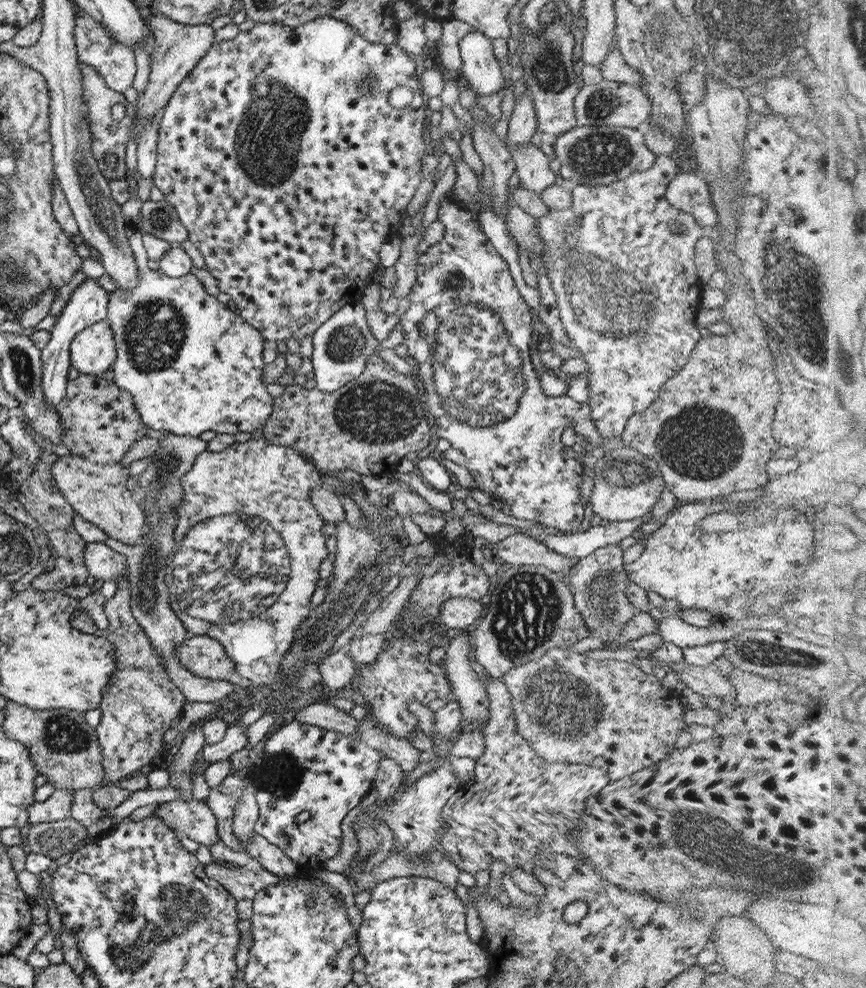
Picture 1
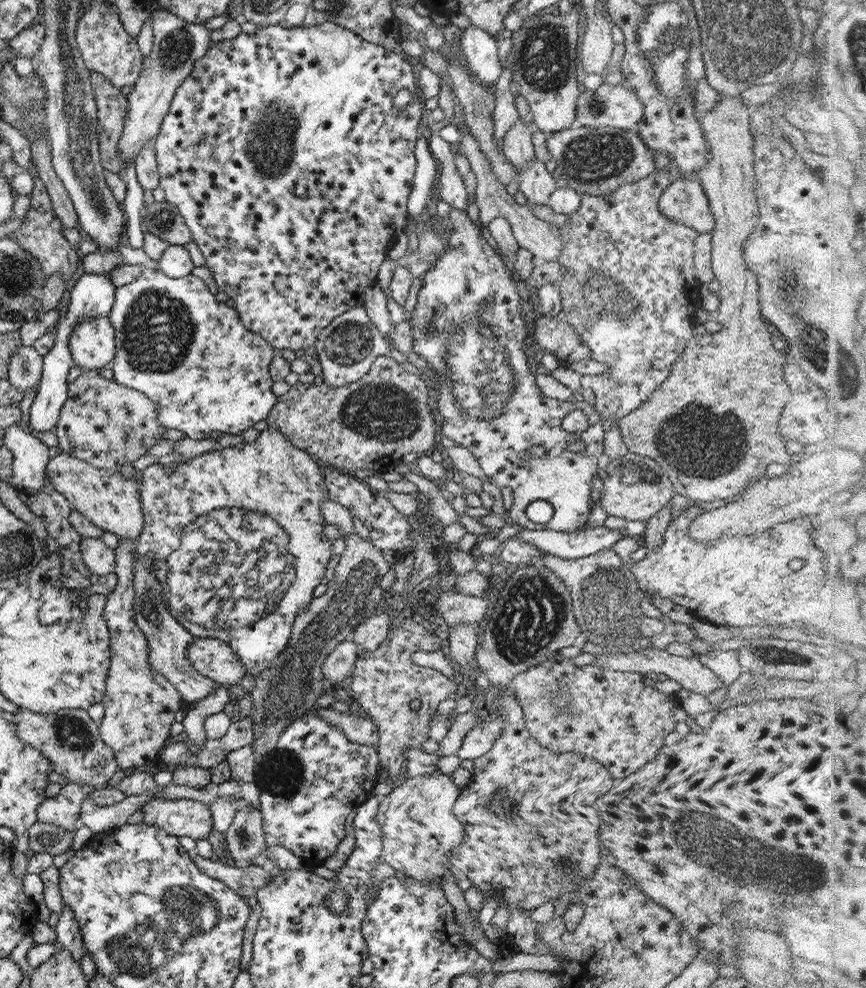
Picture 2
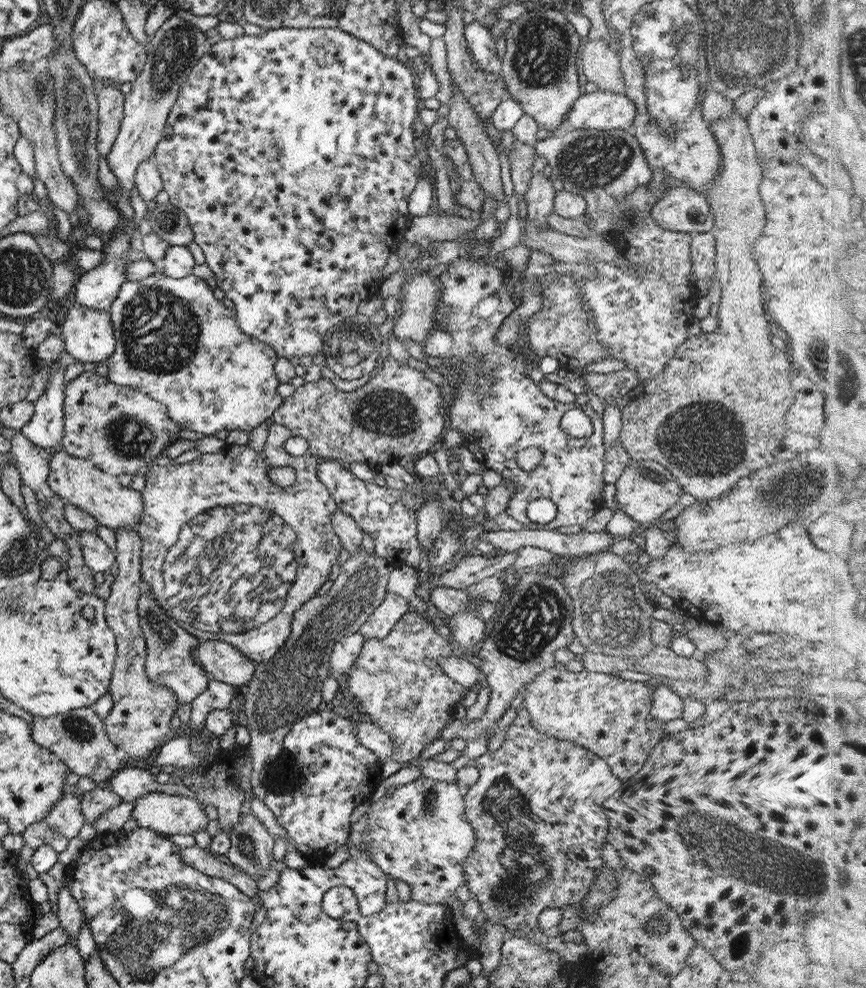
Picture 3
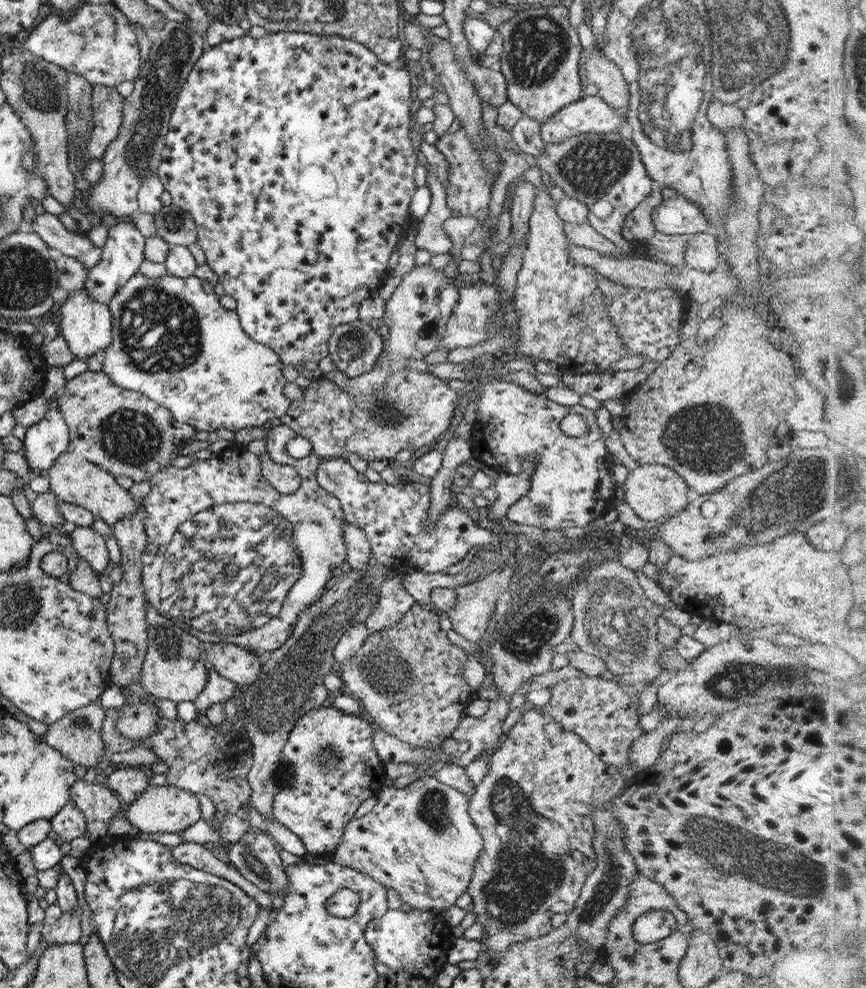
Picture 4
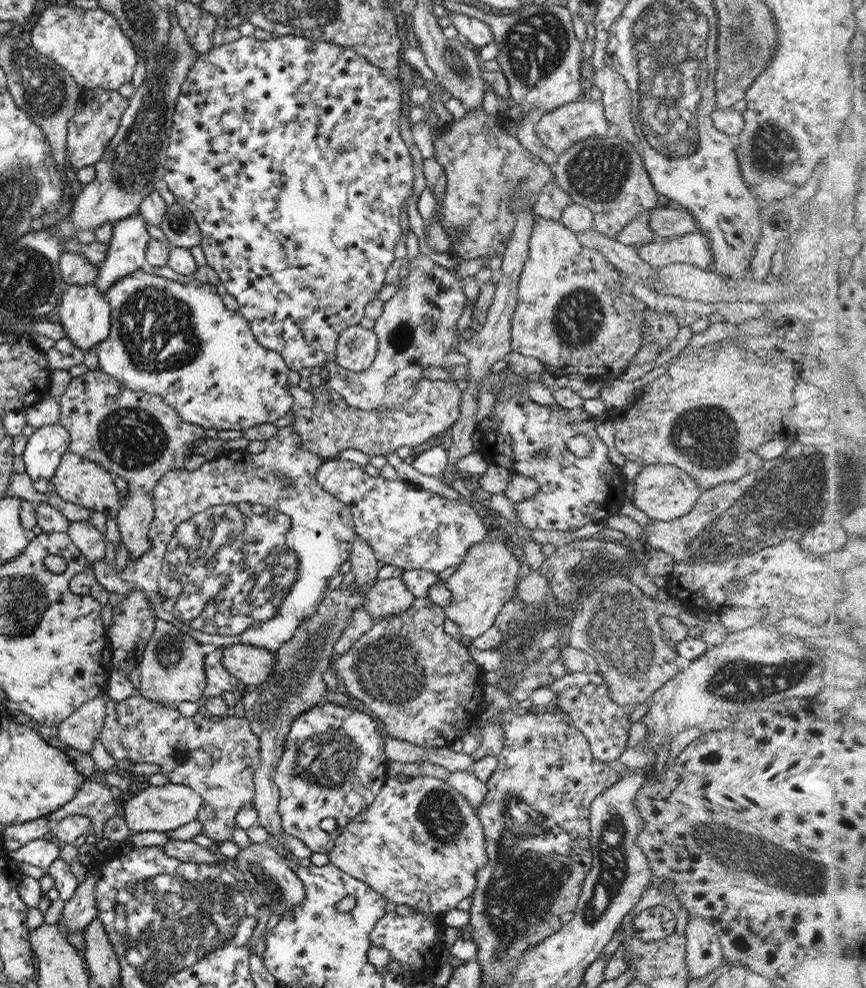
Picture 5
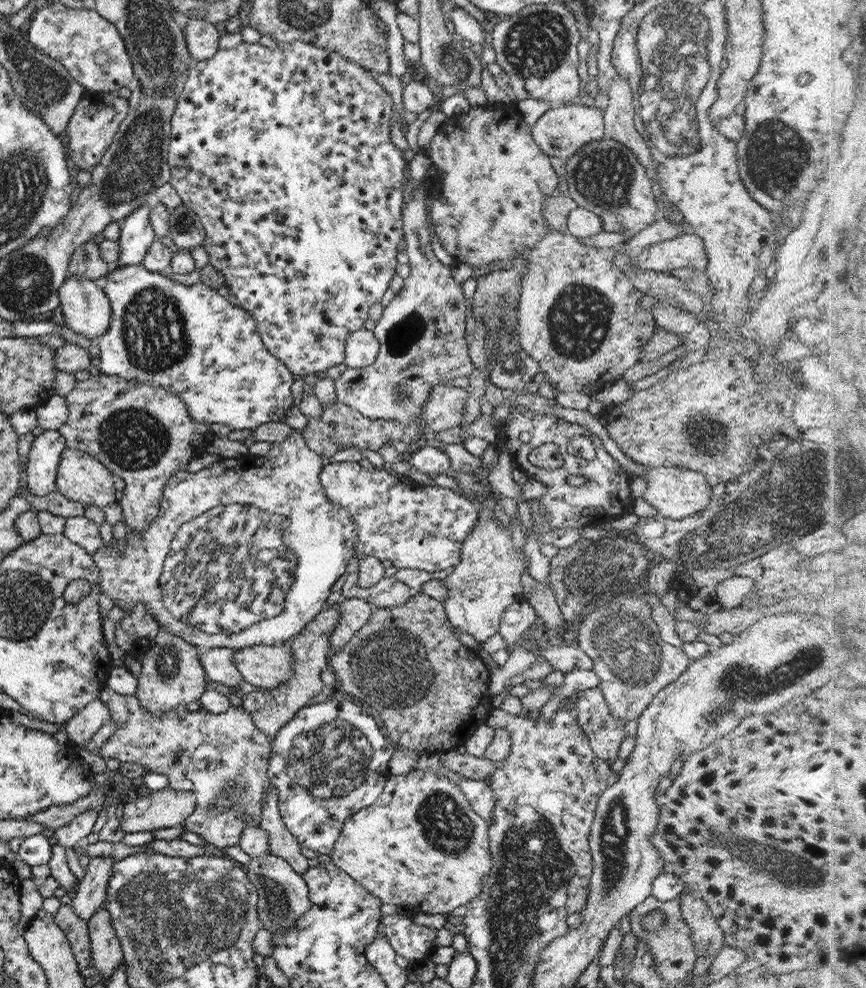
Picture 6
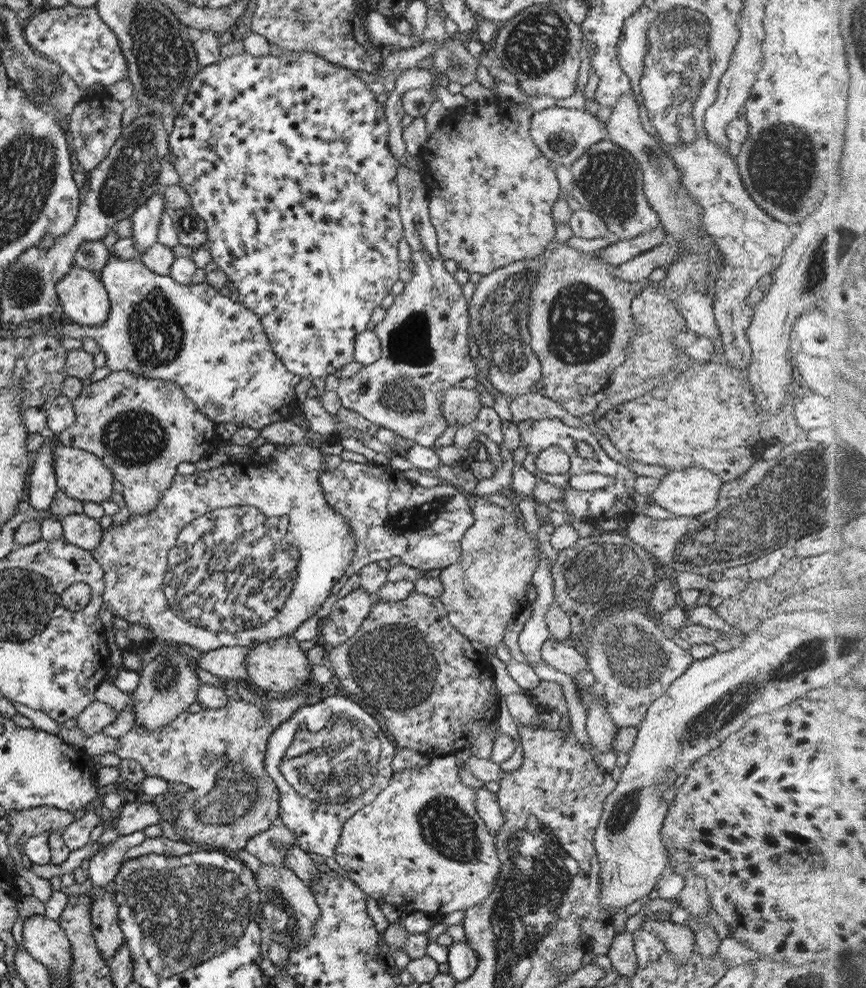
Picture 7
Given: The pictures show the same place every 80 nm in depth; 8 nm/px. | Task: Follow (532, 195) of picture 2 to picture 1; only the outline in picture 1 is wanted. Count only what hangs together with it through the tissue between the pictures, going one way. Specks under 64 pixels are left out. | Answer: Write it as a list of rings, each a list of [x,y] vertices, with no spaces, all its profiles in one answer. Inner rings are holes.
[[[530,142],[525,146],[516,146],[509,150],[514,160],[518,182],[523,188],[539,196],[548,186],[555,182],[555,173],[549,169],[550,156],[537,149]]]

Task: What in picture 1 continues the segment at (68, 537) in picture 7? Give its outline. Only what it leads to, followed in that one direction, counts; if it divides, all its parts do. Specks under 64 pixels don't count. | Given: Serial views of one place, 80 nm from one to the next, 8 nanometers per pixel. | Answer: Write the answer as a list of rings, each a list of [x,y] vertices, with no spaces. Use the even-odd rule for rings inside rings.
[[[85,543],[82,553],[84,565],[95,580],[113,580],[117,584],[119,577],[126,576],[126,562],[123,555],[109,549],[105,543]]]

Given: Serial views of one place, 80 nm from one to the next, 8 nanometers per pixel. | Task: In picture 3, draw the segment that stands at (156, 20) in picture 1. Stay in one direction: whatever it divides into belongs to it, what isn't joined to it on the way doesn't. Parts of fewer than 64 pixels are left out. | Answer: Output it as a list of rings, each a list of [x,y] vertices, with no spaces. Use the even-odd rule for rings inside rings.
[[[173,13],[161,24],[153,36],[144,44],[145,62],[137,78],[131,83],[129,92],[124,95],[122,119],[118,133],[106,154],[105,159],[110,171],[116,178],[115,192],[108,191],[117,212],[125,219],[132,219],[133,210],[129,206],[129,193],[134,187],[134,176],[138,164],[152,159],[155,147],[163,136],[164,124],[175,102],[179,87],[187,78],[193,65],[208,52],[209,44],[205,35],[197,27],[179,19]]]

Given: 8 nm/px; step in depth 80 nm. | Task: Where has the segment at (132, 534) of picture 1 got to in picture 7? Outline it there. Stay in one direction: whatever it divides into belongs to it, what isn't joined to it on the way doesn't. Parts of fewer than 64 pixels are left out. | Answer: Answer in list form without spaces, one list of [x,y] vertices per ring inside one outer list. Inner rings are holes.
[[[59,444],[53,449],[51,462],[56,489],[65,494],[65,496],[98,504],[103,500],[109,500],[112,493],[111,483],[114,479],[111,472],[95,455],[78,448]]]

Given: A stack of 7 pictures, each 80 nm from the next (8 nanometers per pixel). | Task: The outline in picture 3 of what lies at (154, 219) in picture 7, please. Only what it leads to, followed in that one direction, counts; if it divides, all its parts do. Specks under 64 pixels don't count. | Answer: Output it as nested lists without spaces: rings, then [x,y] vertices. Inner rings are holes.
[[[115,230],[102,247],[105,262],[84,272],[74,284],[74,302],[95,310],[108,310],[125,279],[127,252],[138,247],[137,242],[123,230]]]

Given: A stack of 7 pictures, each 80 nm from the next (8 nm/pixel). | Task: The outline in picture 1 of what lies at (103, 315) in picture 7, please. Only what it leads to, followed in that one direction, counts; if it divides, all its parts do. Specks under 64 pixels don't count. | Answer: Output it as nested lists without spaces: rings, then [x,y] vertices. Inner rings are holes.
[[[106,319],[77,333],[69,346],[70,361],[81,375],[101,376],[116,357],[113,336]]]

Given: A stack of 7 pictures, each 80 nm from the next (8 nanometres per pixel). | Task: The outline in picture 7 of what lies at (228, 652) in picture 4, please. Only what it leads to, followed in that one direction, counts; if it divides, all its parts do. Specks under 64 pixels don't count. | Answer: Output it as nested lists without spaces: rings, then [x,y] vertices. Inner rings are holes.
[[[282,636],[254,645],[245,657],[247,680],[245,684],[252,688],[263,689],[272,695],[293,693],[295,689],[303,687],[312,673],[305,653],[297,645],[292,636]]]

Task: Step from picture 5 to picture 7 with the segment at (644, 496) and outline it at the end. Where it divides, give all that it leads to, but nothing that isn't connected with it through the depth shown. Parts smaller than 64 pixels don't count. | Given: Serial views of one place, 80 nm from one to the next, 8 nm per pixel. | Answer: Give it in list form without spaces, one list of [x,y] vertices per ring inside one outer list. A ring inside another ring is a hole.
[[[697,466],[668,471],[659,480],[657,488],[649,495],[649,498],[652,498],[653,504],[669,510],[675,517],[685,518],[695,517],[696,515],[701,515],[703,512],[711,510],[718,501],[717,494],[723,483],[714,472]]]

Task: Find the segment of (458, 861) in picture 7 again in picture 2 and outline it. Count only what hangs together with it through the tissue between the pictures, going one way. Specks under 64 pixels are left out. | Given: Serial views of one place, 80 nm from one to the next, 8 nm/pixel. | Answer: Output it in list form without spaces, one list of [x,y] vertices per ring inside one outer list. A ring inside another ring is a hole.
[[[437,774],[423,775],[420,778],[409,777],[402,784],[393,787],[386,796],[381,796],[374,816],[382,838],[378,860],[419,884],[430,882],[441,885],[440,878],[444,874],[451,876],[451,872],[447,869],[450,866],[450,854],[460,845],[464,837],[463,826],[451,814],[451,808],[460,791],[449,775]]]

